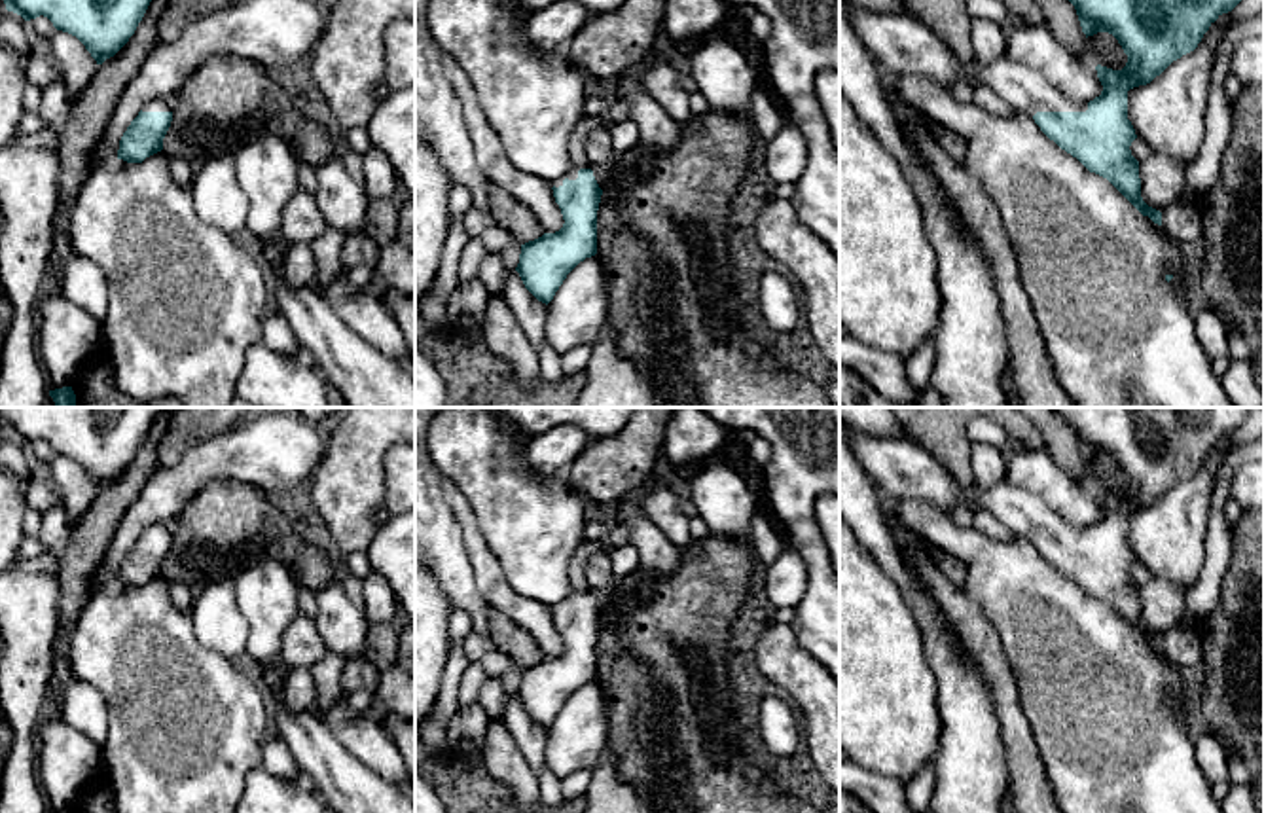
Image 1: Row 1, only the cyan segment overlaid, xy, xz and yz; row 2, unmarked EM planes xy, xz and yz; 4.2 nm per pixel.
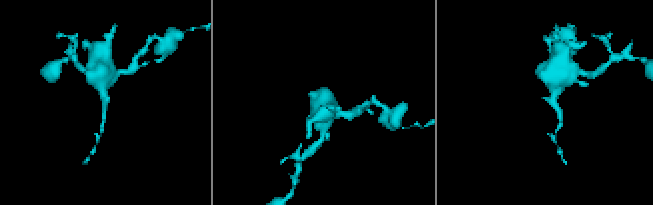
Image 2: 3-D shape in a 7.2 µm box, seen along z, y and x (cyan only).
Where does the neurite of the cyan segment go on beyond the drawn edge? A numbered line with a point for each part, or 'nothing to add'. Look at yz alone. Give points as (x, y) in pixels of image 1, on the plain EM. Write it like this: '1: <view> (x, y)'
1: yz (901, 469)

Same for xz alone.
1: xz (601, 601)

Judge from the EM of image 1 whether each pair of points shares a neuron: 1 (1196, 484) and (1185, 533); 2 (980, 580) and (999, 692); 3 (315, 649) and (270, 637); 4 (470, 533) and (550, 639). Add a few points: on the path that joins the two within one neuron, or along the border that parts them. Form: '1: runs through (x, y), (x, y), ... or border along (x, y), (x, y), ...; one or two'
1: runs through (1192, 495), (1185, 506), (1185, 522); one
2: border along (963, 588), (995, 630), (1007, 658); two
3: border along (300, 614), (288, 626), (277, 658); two
4: runs through (484, 560), (489, 578), (523, 613); one

